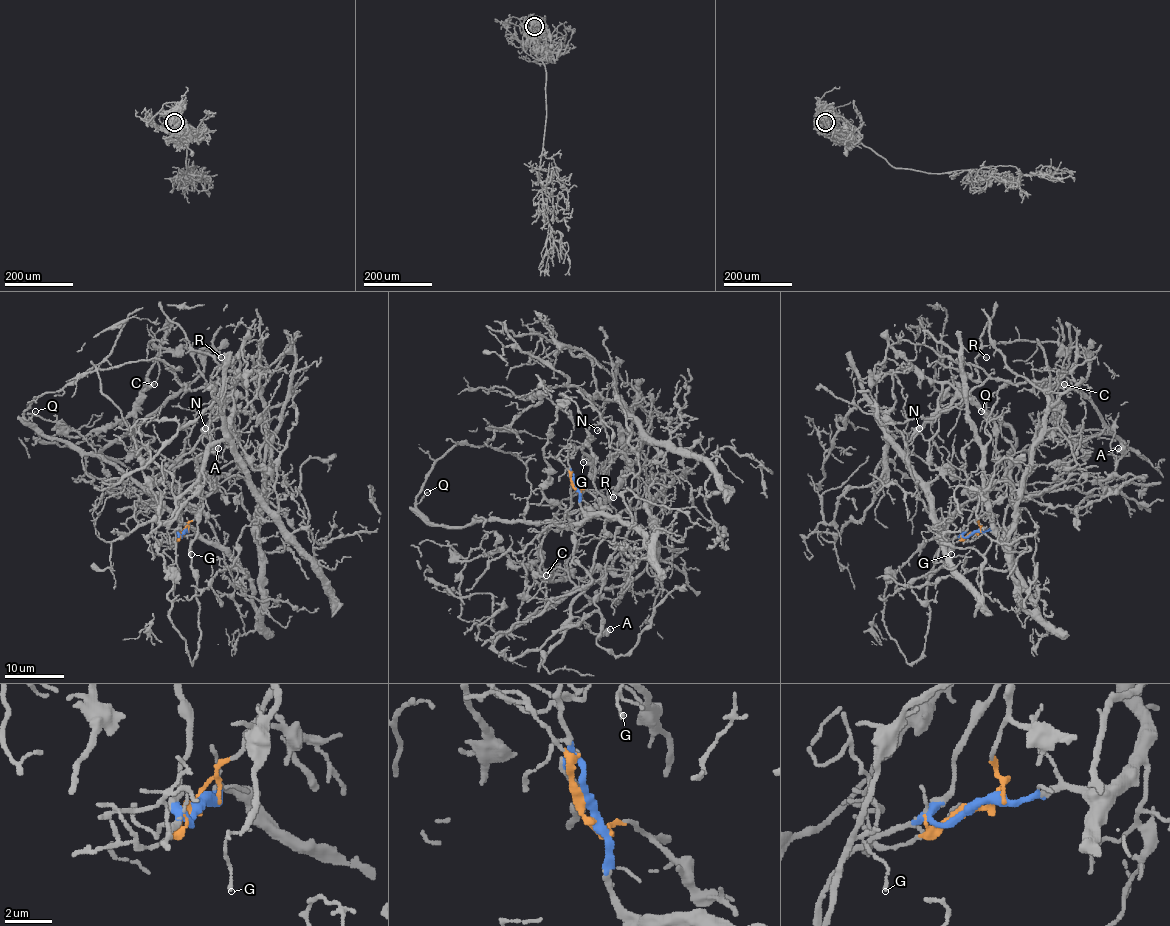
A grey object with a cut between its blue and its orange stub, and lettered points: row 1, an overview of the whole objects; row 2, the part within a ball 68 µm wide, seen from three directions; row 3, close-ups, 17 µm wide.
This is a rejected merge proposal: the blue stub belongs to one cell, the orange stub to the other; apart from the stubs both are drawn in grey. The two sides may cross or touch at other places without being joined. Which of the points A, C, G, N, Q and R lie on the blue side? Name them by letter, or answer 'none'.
Q, R

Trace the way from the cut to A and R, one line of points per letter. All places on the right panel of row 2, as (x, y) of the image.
A: (974, 532), (981, 497), (998, 480), (1030, 492), (1089, 492), (1113, 478), (1119, 448)
R: (974, 532), (1002, 532), (1032, 610), (995, 526), (964, 392), (959, 354), (971, 380), (986, 356)

